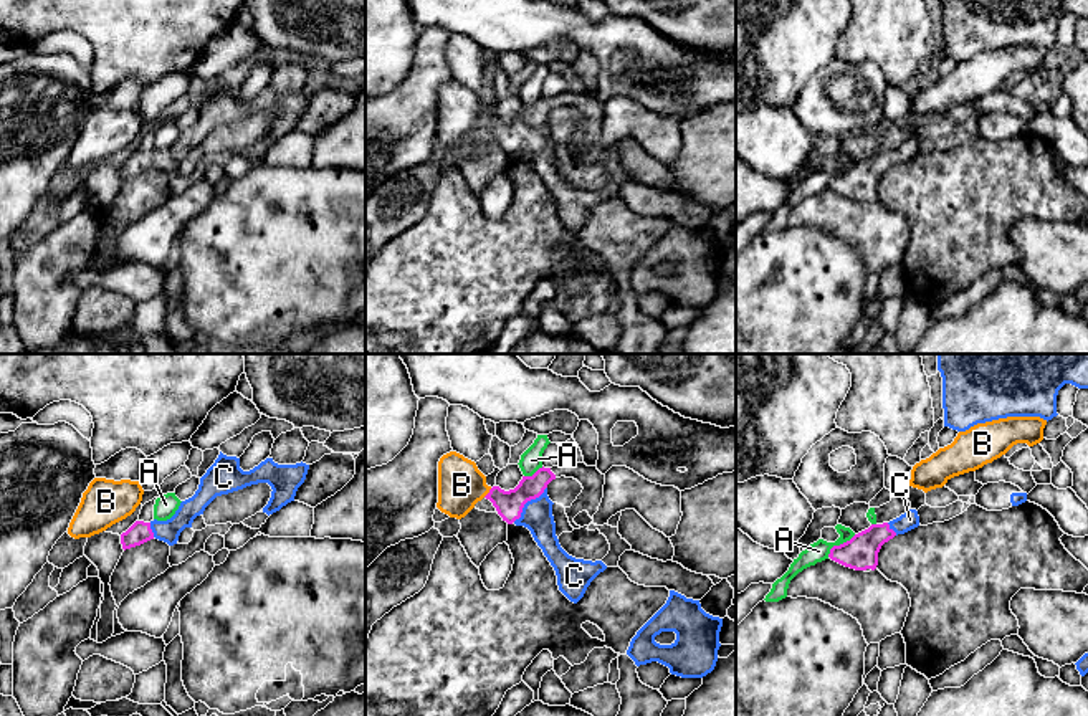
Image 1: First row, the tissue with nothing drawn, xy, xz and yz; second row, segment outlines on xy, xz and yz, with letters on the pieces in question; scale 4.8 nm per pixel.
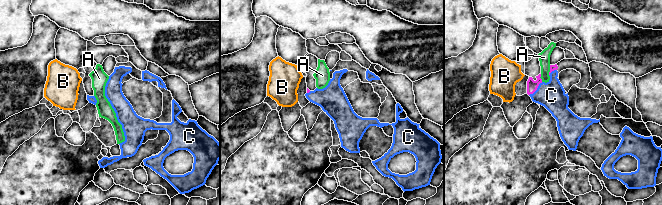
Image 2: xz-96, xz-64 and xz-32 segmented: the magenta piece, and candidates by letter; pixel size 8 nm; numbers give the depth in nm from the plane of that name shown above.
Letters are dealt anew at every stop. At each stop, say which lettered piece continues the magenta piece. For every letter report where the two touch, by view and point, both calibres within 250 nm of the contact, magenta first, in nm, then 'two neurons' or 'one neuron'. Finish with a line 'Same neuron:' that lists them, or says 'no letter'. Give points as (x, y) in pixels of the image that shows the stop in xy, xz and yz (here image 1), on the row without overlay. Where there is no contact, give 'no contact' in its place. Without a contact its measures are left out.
A: yz (840, 174) | 170/100 nm | two neurons
B: xz (488, 123) | 130/220 nm | two neurons
C: xz (526, 131) | 130/150 nm | one neuron
Same neuron: C

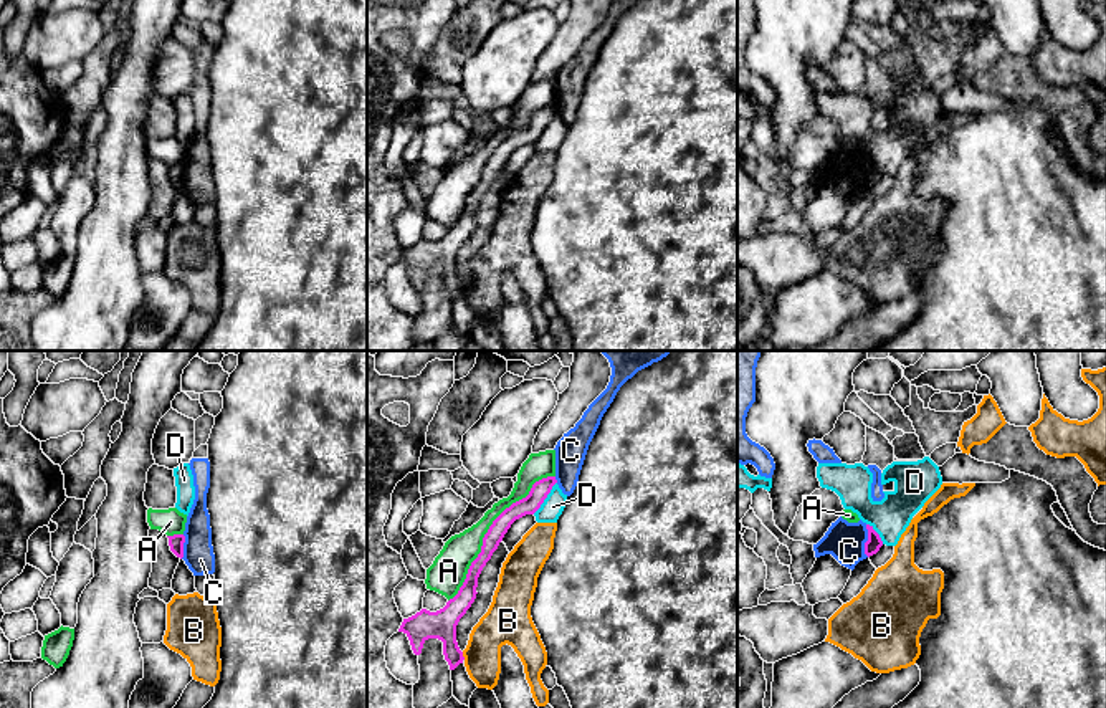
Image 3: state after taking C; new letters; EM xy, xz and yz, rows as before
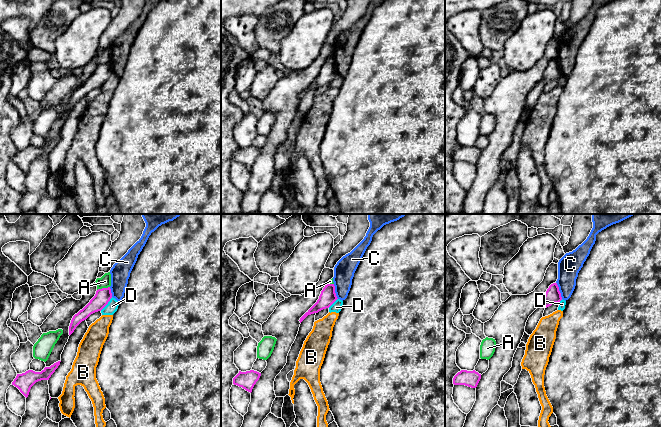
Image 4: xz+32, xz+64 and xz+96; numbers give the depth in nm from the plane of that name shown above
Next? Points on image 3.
A: xz (488, 159) | 90/170 nm | two neurons
B: xz (462, 285) | 140/190 nm | two neurons
C: yz (867, 171) | 80/190 nm | two neurons
D: xz (546, 126) | 90/110 nm | two neurons
Same neuron: no letter

